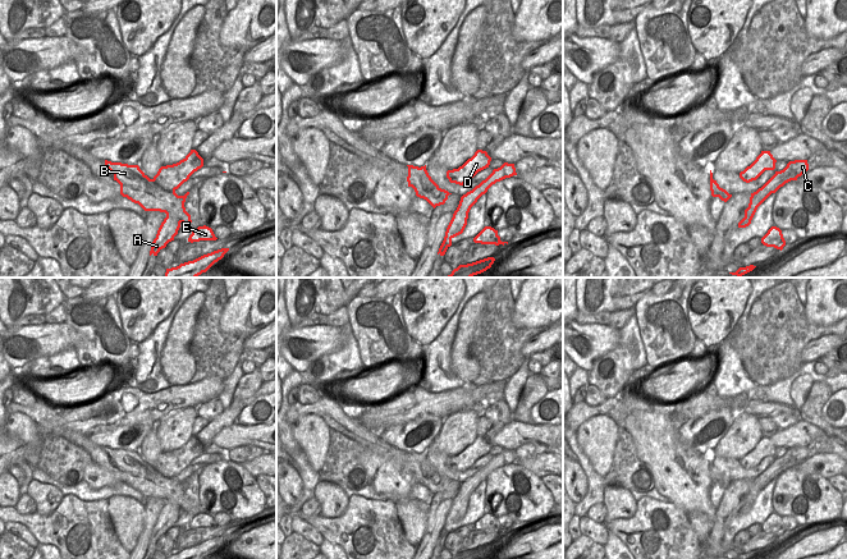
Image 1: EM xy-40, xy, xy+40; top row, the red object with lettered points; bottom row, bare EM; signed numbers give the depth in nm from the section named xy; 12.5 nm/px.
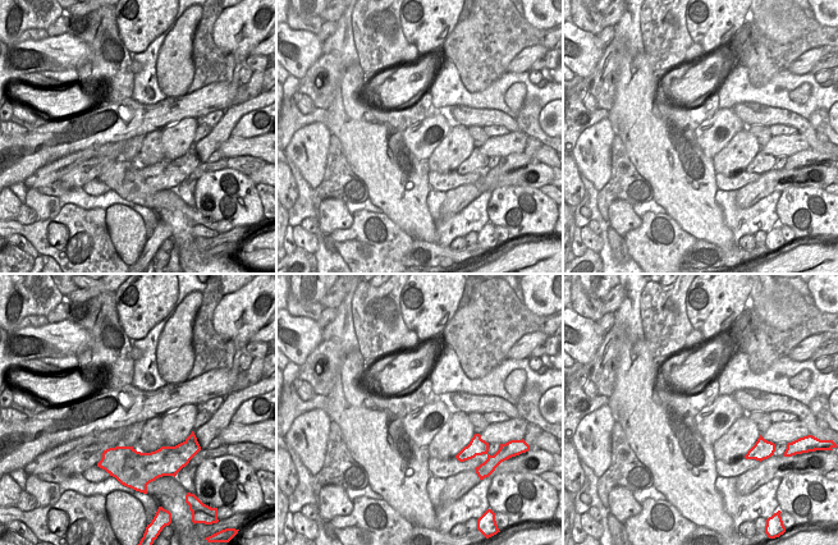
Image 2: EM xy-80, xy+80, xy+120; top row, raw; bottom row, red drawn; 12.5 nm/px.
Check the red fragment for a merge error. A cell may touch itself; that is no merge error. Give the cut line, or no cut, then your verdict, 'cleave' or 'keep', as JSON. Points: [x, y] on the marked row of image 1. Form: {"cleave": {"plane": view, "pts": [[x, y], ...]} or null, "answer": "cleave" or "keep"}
{"cleave": {"plane": "xy-40", "pts": [[166, 212], [174, 212], [182, 221]]}, "answer": "cleave"}

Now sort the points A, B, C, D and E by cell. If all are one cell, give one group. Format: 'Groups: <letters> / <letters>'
Groups: A C / B D E.

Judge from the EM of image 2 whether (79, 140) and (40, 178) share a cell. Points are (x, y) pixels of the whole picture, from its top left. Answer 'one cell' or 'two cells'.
two cells

